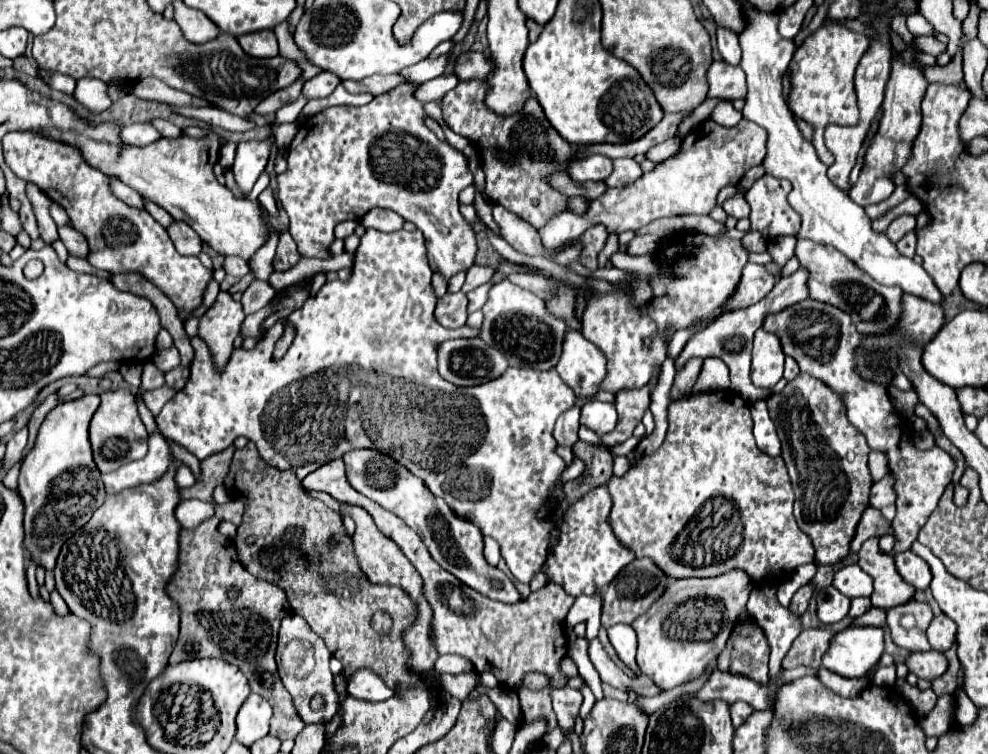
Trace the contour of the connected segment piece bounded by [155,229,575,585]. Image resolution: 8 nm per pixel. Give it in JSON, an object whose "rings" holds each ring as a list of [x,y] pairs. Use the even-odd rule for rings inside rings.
{"rings":[[[367,229],[365,235],[361,237],[361,243],[355,251],[355,259],[353,259],[353,271],[351,271],[351,277],[347,281],[327,281],[321,291],[315,295],[315,297],[309,297],[307,303],[297,309],[295,313],[291,313],[287,319],[283,321],[277,321],[265,335],[263,339],[257,341],[257,345],[249,351],[249,349],[233,349],[233,341],[235,337],[239,335],[241,331],[241,323],[245,321],[245,313],[243,313],[243,307],[241,303],[235,303],[231,299],[229,293],[219,293],[215,305],[201,317],[199,321],[199,337],[195,335],[191,339],[191,345],[195,349],[195,357],[193,357],[193,363],[191,363],[191,375],[189,375],[189,381],[187,385],[165,405],[165,413],[161,411],[157,415],[157,427],[159,431],[163,433],[163,437],[171,443],[177,443],[177,445],[183,445],[189,453],[197,455],[197,459],[207,459],[223,449],[227,449],[229,445],[233,445],[233,441],[241,435],[245,435],[247,439],[251,439],[261,457],[275,469],[289,469],[293,471],[299,479],[305,479],[311,471],[315,471],[317,467],[321,467],[323,463],[329,463],[337,457],[343,457],[343,453],[351,451],[351,449],[377,449],[377,451],[383,451],[383,453],[389,453],[393,459],[397,459],[399,463],[403,463],[413,475],[417,475],[419,479],[425,481],[425,485],[433,491],[433,495],[437,497],[443,497],[447,501],[447,505],[463,519],[469,519],[473,521],[477,527],[481,527],[483,535],[491,535],[499,541],[501,545],[501,557],[507,561],[511,573],[525,585],[531,583],[533,575],[541,569],[541,565],[545,563],[547,559],[547,551],[549,551],[549,543],[551,543],[551,529],[557,525],[557,515],[563,513],[565,509],[565,493],[563,493],[563,483],[561,482],[561,474],[566,469],[567,465],[564,460],[555,453],[555,447],[557,447],[557,441],[553,437],[553,427],[555,427],[555,421],[561,413],[565,413],[573,403],[575,403],[575,395],[571,395],[571,389],[559,379],[559,375],[555,373],[555,369],[549,369],[549,371],[535,371],[535,369],[507,369],[503,373],[503,377],[497,377],[489,383],[483,383],[483,385],[477,385],[477,387],[457,387],[445,379],[441,379],[439,371],[437,371],[437,347],[445,341],[445,339],[459,339],[459,337],[477,337],[479,335],[479,329],[477,327],[461,327],[461,329],[445,329],[437,323],[437,319],[433,317],[433,309],[435,309],[435,303],[437,303],[437,295],[431,287],[431,267],[429,267],[429,261],[427,261],[427,251],[425,251],[425,239],[421,235],[419,229],[415,229],[413,233],[401,229],[401,231],[395,231],[395,233],[381,233],[377,229]],[[285,323],[293,323],[295,329],[297,329],[297,335],[295,335],[295,341],[291,345],[291,349],[287,351],[287,355],[281,359],[281,361],[273,361],[273,347],[275,347],[275,341],[283,335],[283,329],[285,329]],[[547,505],[549,511],[543,519],[537,517],[539,509]]]}

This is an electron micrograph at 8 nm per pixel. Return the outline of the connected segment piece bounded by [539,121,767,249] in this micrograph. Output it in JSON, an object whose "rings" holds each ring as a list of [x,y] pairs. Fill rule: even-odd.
{"rings":[[[705,121],[683,137],[681,153],[661,163],[653,173],[645,173],[627,187],[609,189],[603,197],[595,199],[583,215],[565,211],[553,217],[539,231],[541,243],[545,249],[555,249],[567,241],[579,239],[593,225],[603,225],[607,233],[621,235],[623,231],[637,231],[661,217],[707,215],[717,205],[717,195],[725,185],[739,183],[749,167],[763,163],[767,151],[765,143],[767,131],[751,121],[739,121],[735,127]]]}

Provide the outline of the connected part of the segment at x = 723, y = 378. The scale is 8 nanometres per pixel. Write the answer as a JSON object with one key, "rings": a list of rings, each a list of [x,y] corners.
{"rings":[[[715,357],[705,359],[703,371],[693,386],[692,394],[721,391],[721,389],[729,389],[729,369],[721,359]]]}

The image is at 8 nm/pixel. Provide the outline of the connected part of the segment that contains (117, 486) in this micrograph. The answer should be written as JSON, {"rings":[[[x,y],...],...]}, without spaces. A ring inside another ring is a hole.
{"rings":[[[159,433],[149,437],[149,453],[133,463],[119,467],[113,473],[103,475],[107,495],[115,495],[123,489],[157,481],[169,467],[169,447]]]}

